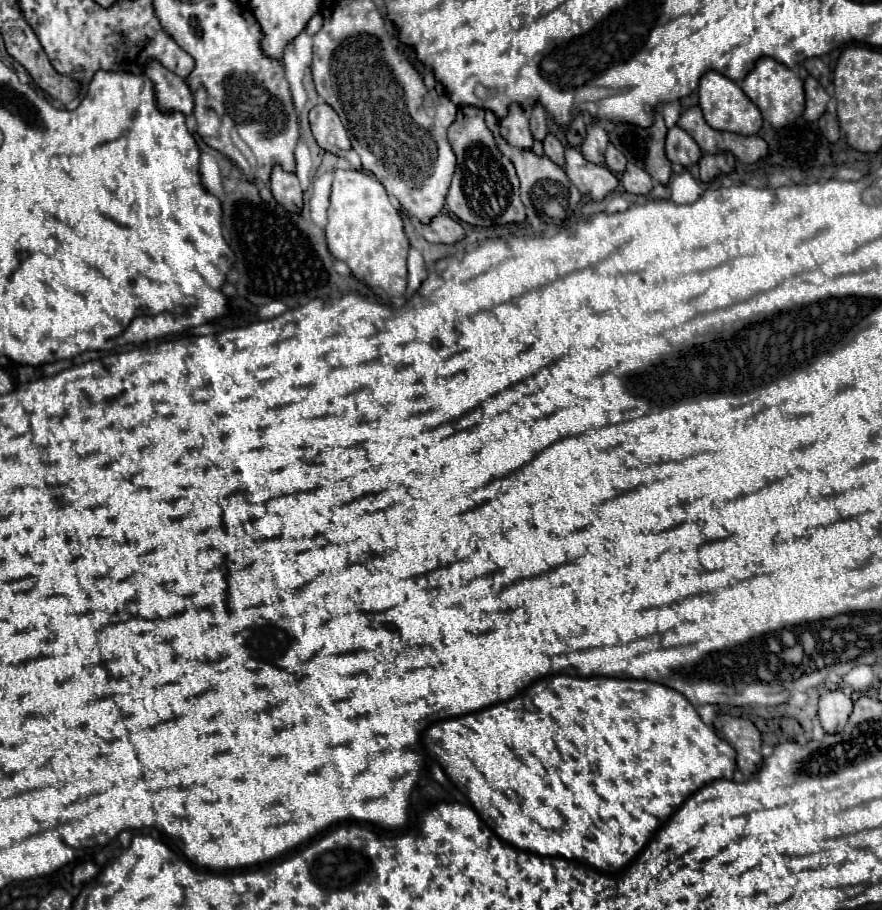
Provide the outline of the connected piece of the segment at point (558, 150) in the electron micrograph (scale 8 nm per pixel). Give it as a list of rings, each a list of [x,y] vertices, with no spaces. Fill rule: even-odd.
[[[546,134],[542,144],[544,144],[544,154],[558,166],[564,166],[564,146],[560,144],[558,138],[554,134]]]

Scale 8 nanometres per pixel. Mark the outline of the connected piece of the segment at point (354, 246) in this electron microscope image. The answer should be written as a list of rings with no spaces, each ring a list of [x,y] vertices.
[[[356,170],[334,172],[326,240],[334,258],[346,262],[356,278],[370,286],[382,288],[388,296],[404,294],[408,276],[408,238],[396,206],[390,202],[384,186],[374,176]]]

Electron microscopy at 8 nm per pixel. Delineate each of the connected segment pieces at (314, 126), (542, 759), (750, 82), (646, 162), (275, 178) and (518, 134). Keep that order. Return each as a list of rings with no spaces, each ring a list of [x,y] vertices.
[[[326,102],[316,104],[310,110],[308,120],[310,120],[310,130],[312,130],[320,148],[324,148],[328,152],[334,152],[336,146],[342,150],[350,148],[346,128],[342,126],[340,116],[332,110],[330,104],[326,104]]]
[[[564,674],[542,678],[540,682],[528,686],[528,690],[520,692],[516,698],[508,702],[484,708],[474,714],[432,724],[424,734],[424,744],[428,752],[440,762],[446,776],[456,784],[456,788],[468,796],[480,818],[484,818],[484,822],[488,822],[488,826],[492,826],[492,830],[504,842],[508,842],[518,850],[526,850],[540,856],[580,860],[606,874],[614,874],[616,870],[626,868],[644,850],[648,840],[652,840],[656,830],[670,818],[670,810],[676,810],[692,792],[720,778],[732,780],[732,774],[736,770],[736,752],[732,750],[732,746],[720,740],[712,726],[700,720],[696,708],[680,692],[658,682],[630,680],[630,678],[606,678],[606,676],[574,678]]]
[[[768,56],[758,58],[754,62],[754,68],[740,82],[740,88],[760,108],[764,120],[768,120],[774,128],[792,124],[804,112],[804,84],[802,84],[802,80],[794,74],[794,70],[776,62],[774,58],[768,58]]]
[[[656,114],[650,128],[616,122],[608,130],[608,138],[610,144],[614,144],[628,158],[628,162],[644,168],[660,184],[668,184],[672,168],[664,154],[666,130],[668,128],[664,126],[662,116]]]
[[[276,164],[270,174],[270,190],[272,190],[276,202],[282,204],[286,210],[300,212],[304,194],[302,194],[300,182],[294,172],[284,172],[282,166]]]
[[[520,104],[508,106],[508,116],[500,120],[502,138],[516,148],[532,148],[532,134],[528,128],[528,114]]]

